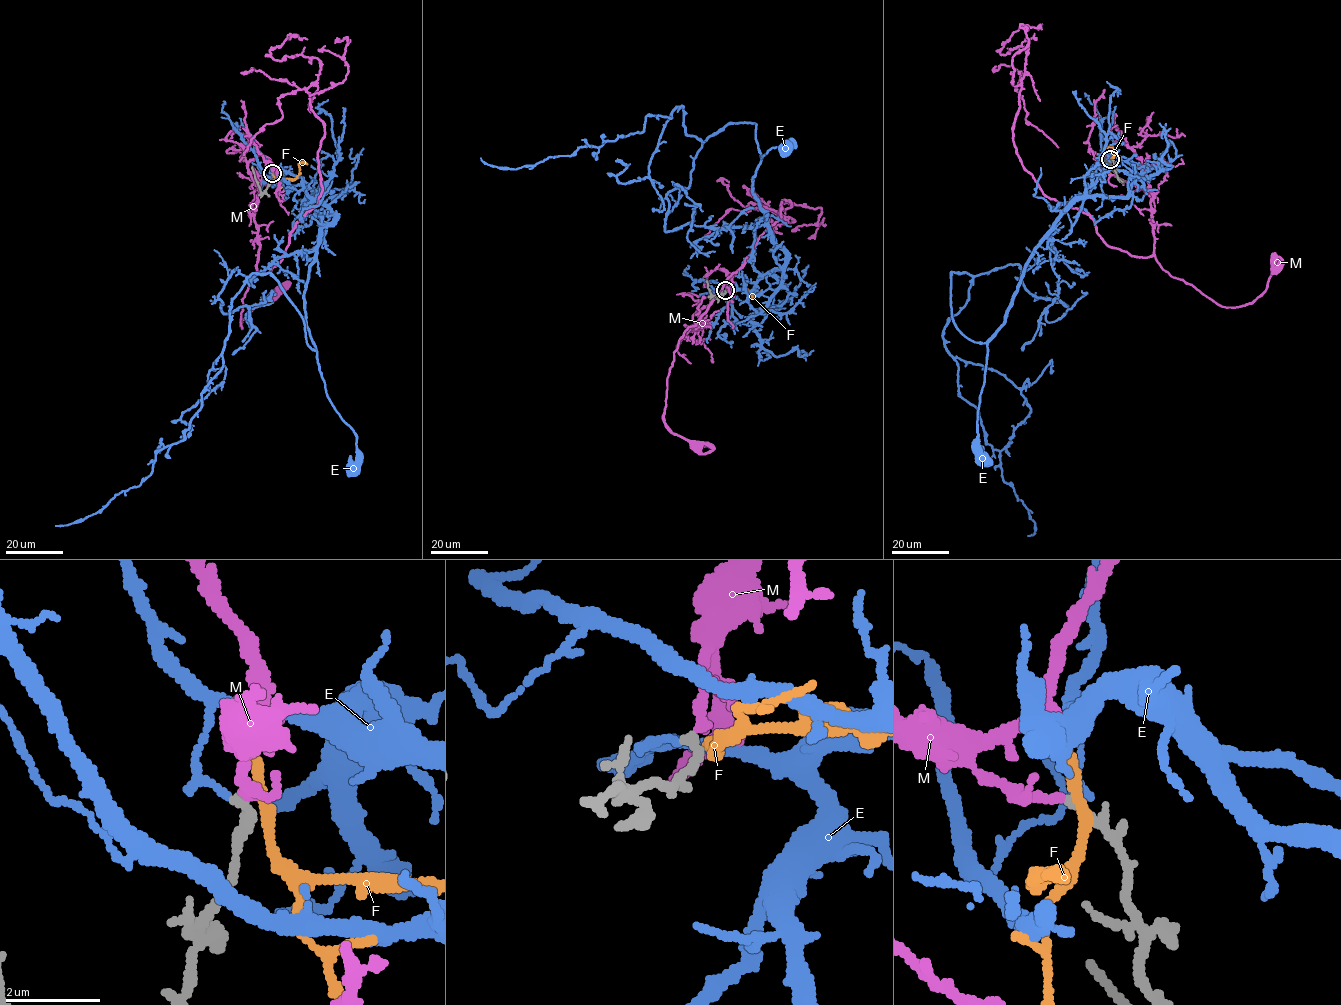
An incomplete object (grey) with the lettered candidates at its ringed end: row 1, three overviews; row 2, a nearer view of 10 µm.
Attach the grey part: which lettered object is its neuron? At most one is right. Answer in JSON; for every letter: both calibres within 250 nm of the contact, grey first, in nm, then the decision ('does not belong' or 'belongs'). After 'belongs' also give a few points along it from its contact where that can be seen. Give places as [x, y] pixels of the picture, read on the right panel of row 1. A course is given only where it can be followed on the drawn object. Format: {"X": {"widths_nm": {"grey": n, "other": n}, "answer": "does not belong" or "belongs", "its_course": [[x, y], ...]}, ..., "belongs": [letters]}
{"E": {"widths_nm": {"grey": 200, "other": 140}, "answer": "does not belong"}, "F": {"widths_nm": {"grey": 240, "other": 240}, "answer": "does not belong"}, "M": {"widths_nm": {"grey": 200, "other": 140}, "answer": "belongs", "its_course": [[1110, 159], [1121, 142], [1141, 161], [1154, 257], [1173, 277], [1239, 307], [1259, 296], [1275, 269]]}, "belongs": ["M"]}

